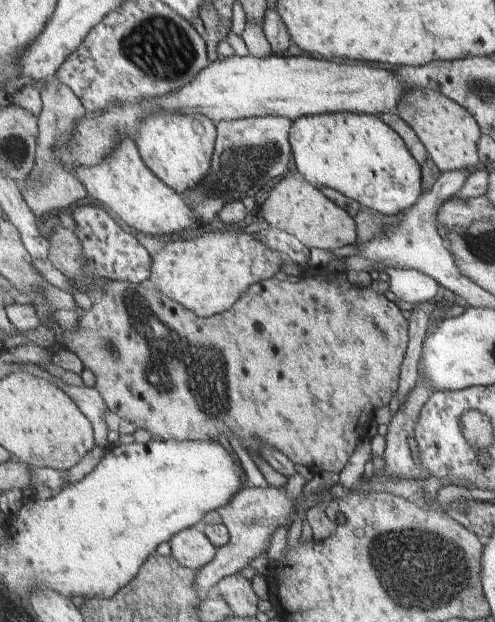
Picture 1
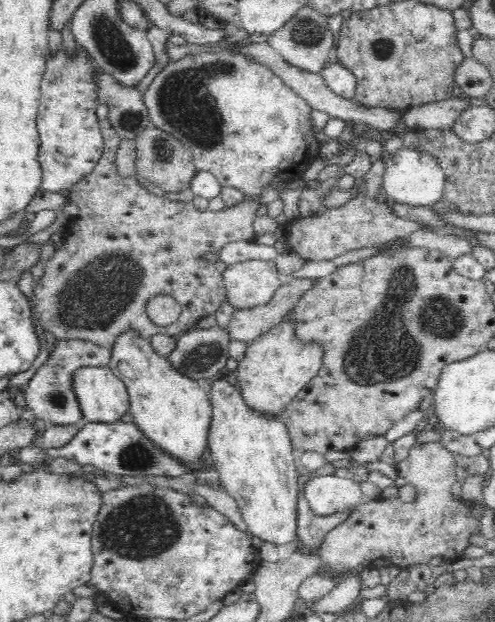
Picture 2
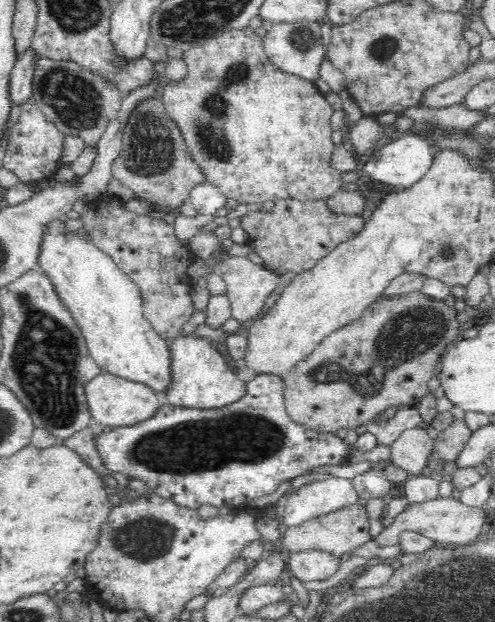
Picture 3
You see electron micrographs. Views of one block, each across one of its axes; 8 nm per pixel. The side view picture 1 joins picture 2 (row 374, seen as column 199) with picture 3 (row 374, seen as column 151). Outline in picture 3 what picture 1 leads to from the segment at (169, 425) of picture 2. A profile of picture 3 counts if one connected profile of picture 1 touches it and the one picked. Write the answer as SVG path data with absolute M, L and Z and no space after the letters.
M66 215L58 216L44 224L37 269L42 270L54 285L54 291L64 306L74 317L77 326L84 335L88 352L97 365L108 373L115 374L134 382L143 382L154 392L163 392L170 384L170 353L168 342L155 332L143 313L143 302L138 285L112 260L112 257L100 250L89 237L80 231L70 231L64 226Z

